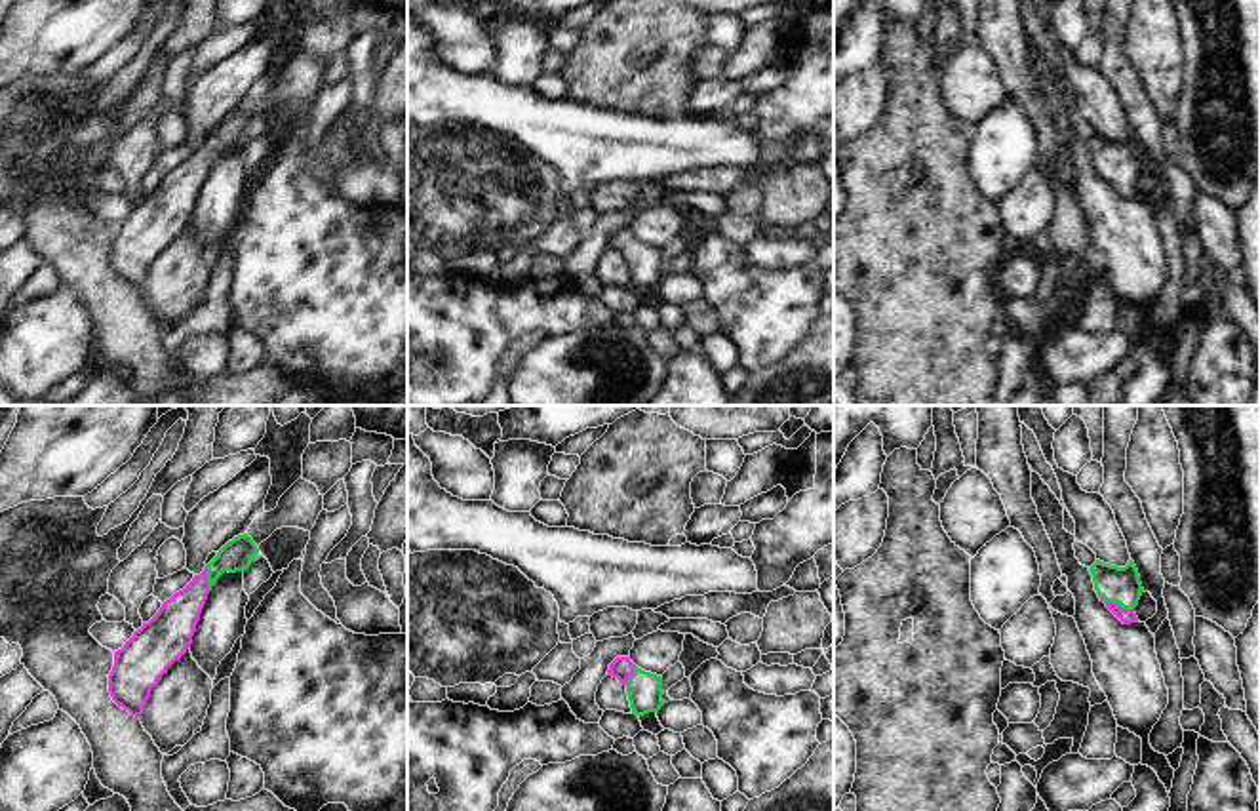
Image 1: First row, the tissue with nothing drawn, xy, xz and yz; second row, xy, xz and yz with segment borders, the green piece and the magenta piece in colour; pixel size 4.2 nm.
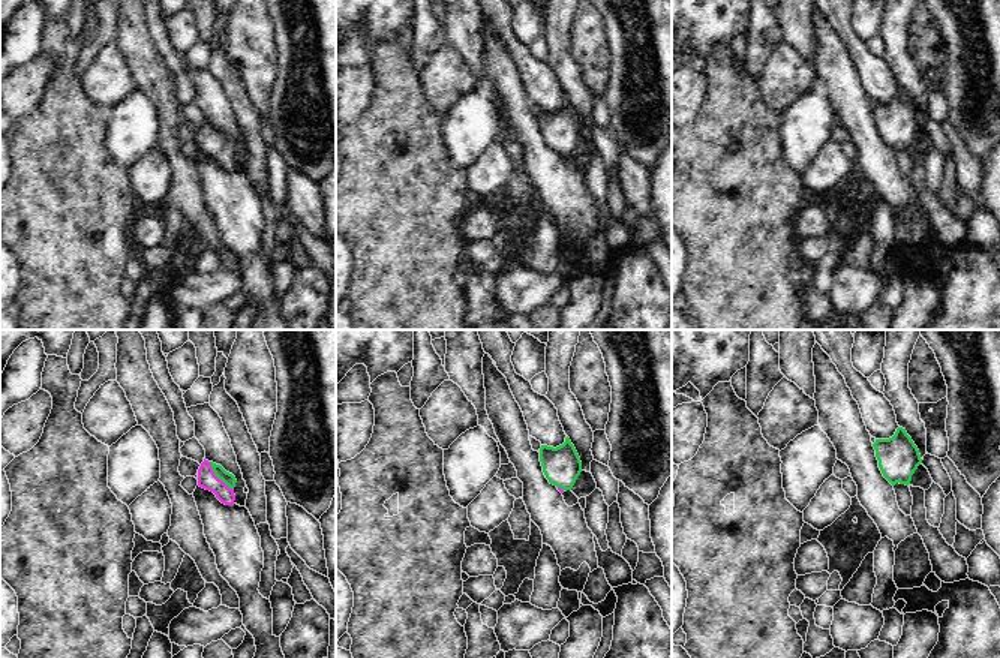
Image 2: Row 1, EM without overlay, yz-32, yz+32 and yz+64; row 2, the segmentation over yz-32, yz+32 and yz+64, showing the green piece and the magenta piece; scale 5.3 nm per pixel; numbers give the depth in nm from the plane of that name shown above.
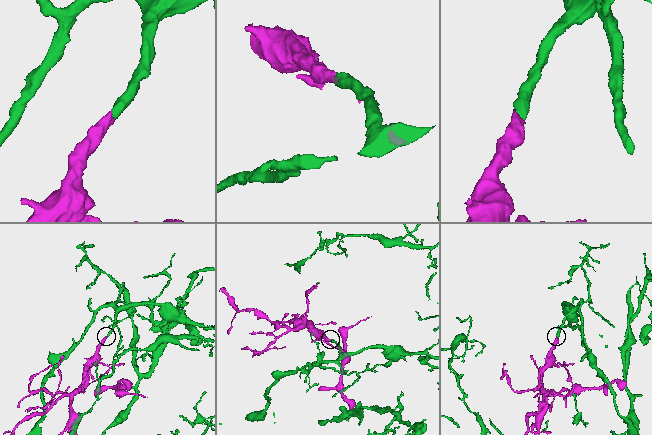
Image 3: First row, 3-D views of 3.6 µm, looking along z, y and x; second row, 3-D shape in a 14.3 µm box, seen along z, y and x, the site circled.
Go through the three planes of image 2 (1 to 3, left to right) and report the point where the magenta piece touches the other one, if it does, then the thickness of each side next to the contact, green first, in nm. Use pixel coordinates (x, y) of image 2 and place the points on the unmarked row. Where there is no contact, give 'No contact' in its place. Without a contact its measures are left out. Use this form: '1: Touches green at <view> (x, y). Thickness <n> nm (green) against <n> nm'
1: Touches green at yz-32 (218, 141). Thickness 70 nm (green) against 100 nm
2: Touches green at yz+32 (561, 152). Thickness 200 nm (green) against 20 nm
3: No contact.

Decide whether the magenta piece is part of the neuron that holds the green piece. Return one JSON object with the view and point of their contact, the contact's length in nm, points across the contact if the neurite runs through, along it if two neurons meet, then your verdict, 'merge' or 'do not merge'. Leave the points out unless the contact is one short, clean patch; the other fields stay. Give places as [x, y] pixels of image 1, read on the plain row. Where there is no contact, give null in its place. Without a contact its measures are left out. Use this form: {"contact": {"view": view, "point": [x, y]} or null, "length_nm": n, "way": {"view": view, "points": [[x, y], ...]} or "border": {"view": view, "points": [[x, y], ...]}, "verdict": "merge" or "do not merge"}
{"contact": {"view": "yz", "point": [1116, 176]}, "length_nm": 170, "way": {"view": "yz", "points": [[1122, 158], [1116, 176], [1123, 189]]}, "verdict": "merge"}

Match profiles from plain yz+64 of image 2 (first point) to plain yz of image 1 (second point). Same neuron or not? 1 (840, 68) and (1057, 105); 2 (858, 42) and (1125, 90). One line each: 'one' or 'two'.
1: one
2: two

